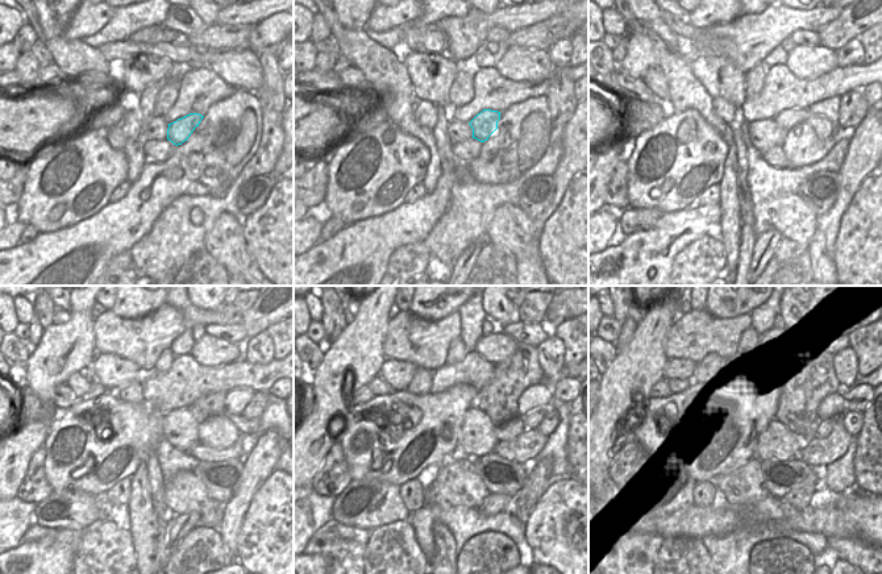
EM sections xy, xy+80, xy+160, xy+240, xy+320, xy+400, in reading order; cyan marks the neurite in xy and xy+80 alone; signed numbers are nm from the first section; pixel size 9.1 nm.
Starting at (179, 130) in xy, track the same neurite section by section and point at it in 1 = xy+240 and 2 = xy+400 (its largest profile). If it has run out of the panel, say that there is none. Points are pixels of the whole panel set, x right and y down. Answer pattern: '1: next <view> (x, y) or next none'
1: next xy+240 (246, 427)
2: next xy+400 (852, 420)

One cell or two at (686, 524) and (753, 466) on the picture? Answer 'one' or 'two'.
two

